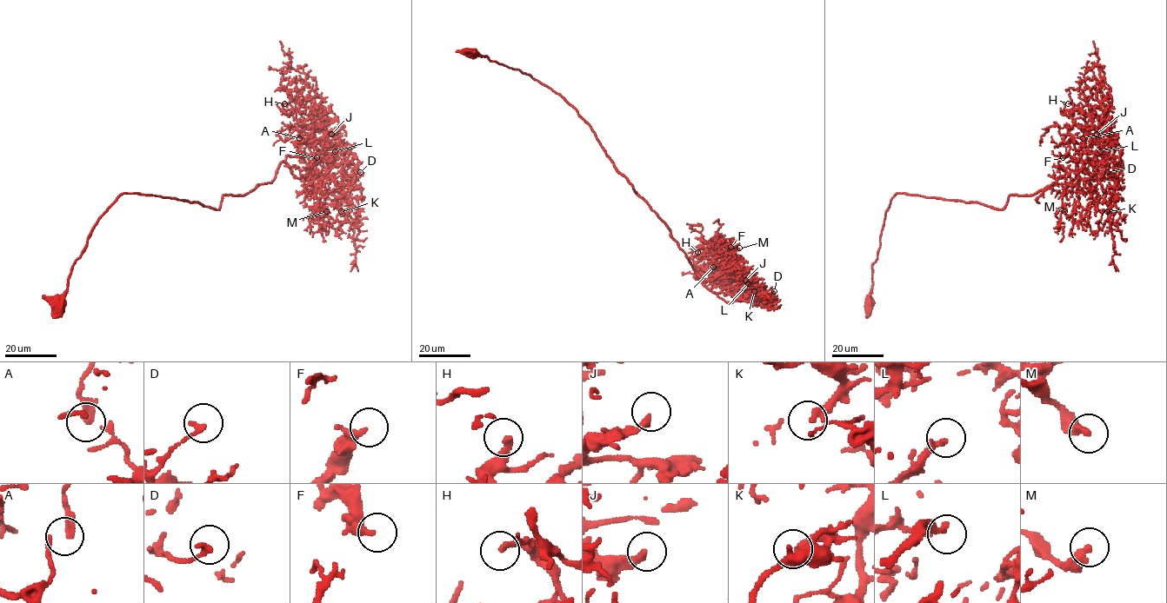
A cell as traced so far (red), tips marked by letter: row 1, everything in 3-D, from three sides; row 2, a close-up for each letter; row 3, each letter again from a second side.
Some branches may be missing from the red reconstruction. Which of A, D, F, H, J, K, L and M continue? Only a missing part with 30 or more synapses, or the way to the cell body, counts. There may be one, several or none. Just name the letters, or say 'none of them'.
none of them

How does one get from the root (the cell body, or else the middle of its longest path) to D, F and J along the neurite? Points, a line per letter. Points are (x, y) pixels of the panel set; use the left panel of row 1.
D: (57, 301), (92, 228), (123, 194), (218, 209), (224, 195), (270, 182), (287, 155), (345, 184), (360, 172)
F: (57, 301), (92, 228), (123, 194), (218, 209), (224, 195), (270, 182), (282, 162), (313, 180), (316, 157)
J: (57, 301), (92, 228), (120, 195), (218, 209), (224, 195), (270, 182), (314, 130), (331, 134)

